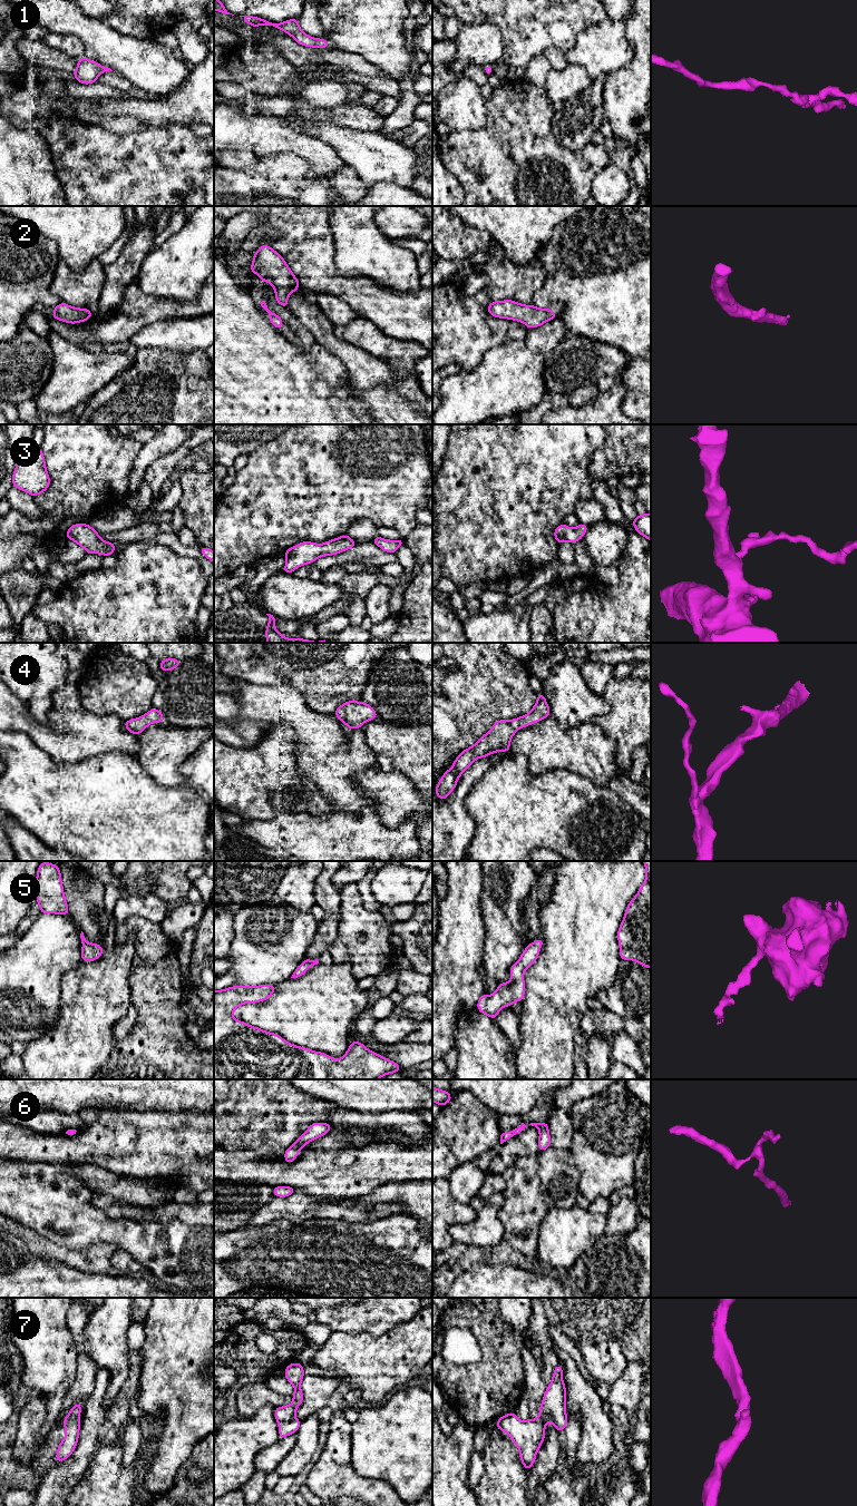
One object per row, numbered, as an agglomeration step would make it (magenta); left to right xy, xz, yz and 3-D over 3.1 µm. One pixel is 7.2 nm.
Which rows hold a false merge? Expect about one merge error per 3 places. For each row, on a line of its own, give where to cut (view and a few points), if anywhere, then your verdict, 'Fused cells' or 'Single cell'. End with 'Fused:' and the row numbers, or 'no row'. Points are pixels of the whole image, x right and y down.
1: No split. Single cell
2: No split. Single cell
3: No split. Single cell
4: No split. Single cell
5: No split. Single cell
6: No split. Single cell
7: No split. Single cell
Fused: no row

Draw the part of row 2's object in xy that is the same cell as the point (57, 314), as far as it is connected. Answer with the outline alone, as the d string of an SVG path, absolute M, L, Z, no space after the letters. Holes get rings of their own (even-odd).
M61 302L59 305L53 307L53 314L51 315L51 317L75 324L79 322L86 322L92 316L92 314L94 313L91 313L88 309L77 309Z

